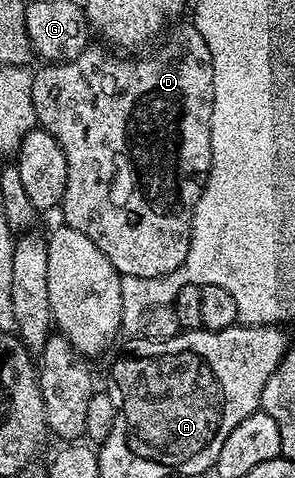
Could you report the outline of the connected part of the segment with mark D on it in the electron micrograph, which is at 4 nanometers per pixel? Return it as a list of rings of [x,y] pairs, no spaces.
[[[185,21],[182,27],[175,27],[164,36],[165,44],[158,51],[153,51],[150,55],[143,56],[142,59],[122,57],[104,46],[101,48],[89,45],[75,58],[68,59],[65,63],[41,65],[41,68],[33,75],[31,101],[35,105],[40,130],[51,133],[51,137],[55,137],[55,141],[59,141],[59,149],[63,149],[63,157],[67,157],[67,189],[59,208],[60,214],[65,214],[64,226],[83,233],[83,237],[87,237],[87,241],[94,243],[99,249],[99,253],[103,253],[103,257],[107,257],[107,261],[111,261],[111,265],[115,265],[115,269],[123,277],[143,277],[144,279],[163,277],[171,274],[175,269],[179,269],[179,265],[183,265],[191,241],[193,210],[209,176],[211,113],[215,101],[211,49],[207,49],[207,43],[203,41],[199,29],[194,27],[192,22]]]

